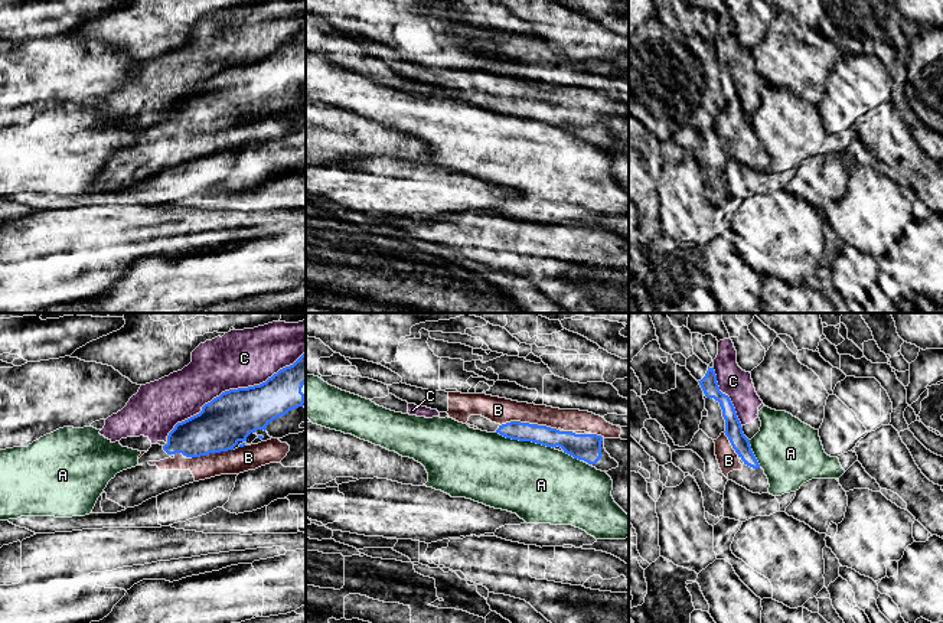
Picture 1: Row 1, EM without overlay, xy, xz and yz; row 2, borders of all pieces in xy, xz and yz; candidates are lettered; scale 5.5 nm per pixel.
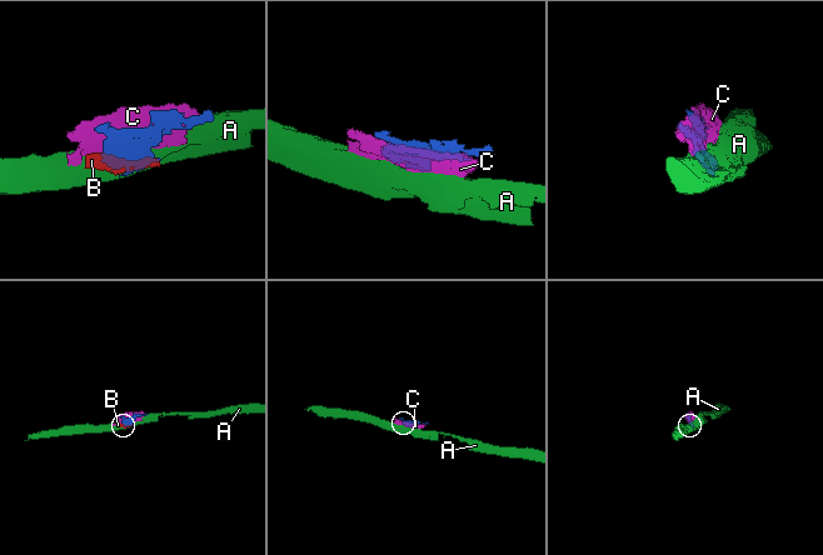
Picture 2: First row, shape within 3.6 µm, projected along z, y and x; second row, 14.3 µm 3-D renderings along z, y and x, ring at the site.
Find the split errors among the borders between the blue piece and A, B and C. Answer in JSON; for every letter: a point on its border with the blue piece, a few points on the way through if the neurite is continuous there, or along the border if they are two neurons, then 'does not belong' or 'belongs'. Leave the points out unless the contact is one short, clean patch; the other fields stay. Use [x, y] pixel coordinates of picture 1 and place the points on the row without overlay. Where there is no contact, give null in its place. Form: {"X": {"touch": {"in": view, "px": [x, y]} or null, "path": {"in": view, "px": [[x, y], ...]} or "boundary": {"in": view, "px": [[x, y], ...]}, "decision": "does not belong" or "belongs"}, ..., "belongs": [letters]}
{"A": {"touch": {"in": "xz", "px": [525, 117]}, "decision": "does not belong"}, "B": {"touch": {"in": "xz", "px": [528, 100]}, "decision": "does not belong"}, "C": {"touch": {"in": "xy", "px": [231, 67]}, "decision": "does not belong"}, "belongs": []}

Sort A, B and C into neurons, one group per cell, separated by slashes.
A / B / C

